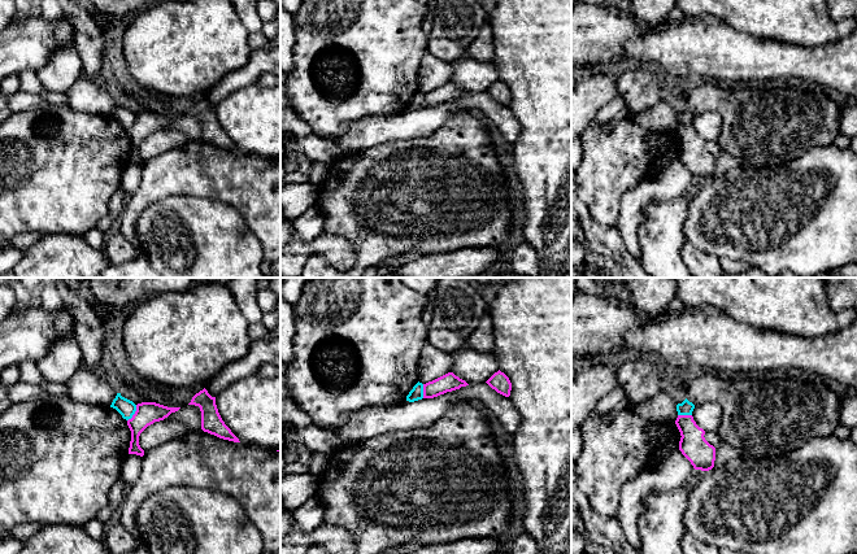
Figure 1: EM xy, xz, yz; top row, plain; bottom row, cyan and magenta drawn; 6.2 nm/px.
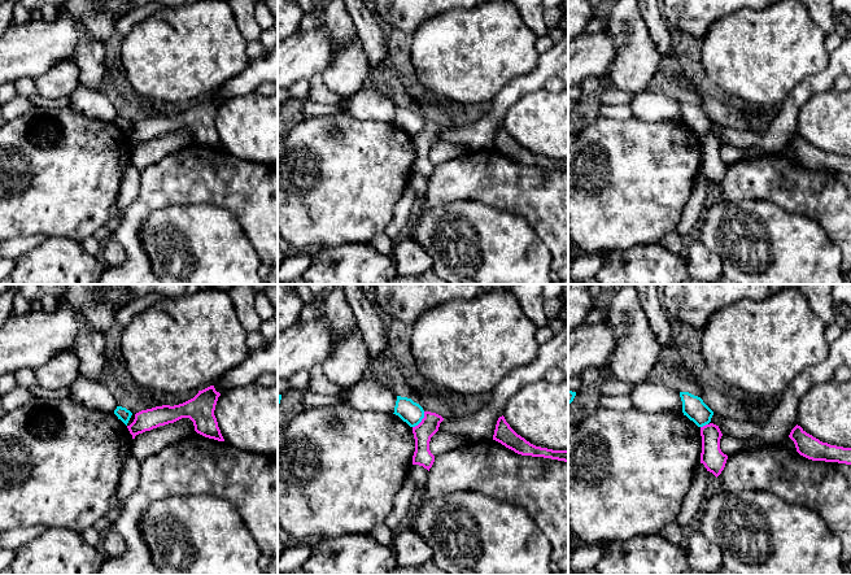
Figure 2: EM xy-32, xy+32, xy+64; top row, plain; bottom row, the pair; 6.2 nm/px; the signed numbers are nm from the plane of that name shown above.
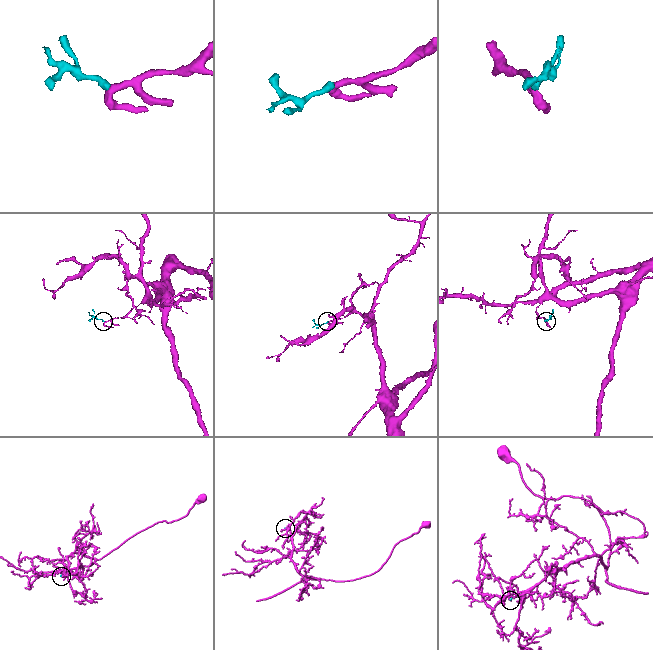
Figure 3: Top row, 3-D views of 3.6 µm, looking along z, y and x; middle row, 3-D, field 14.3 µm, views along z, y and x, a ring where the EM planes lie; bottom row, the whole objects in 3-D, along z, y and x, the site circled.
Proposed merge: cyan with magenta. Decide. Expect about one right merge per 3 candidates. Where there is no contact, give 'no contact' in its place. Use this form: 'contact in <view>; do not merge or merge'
contact in xy; do not merge

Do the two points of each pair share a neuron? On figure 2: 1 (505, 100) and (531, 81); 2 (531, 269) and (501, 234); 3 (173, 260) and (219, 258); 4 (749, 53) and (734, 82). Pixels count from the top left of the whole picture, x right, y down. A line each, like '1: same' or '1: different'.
1: same
2: same
3: same
4: same

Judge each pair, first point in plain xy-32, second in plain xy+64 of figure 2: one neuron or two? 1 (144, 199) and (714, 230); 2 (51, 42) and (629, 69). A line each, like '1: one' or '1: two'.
1: two
2: two

